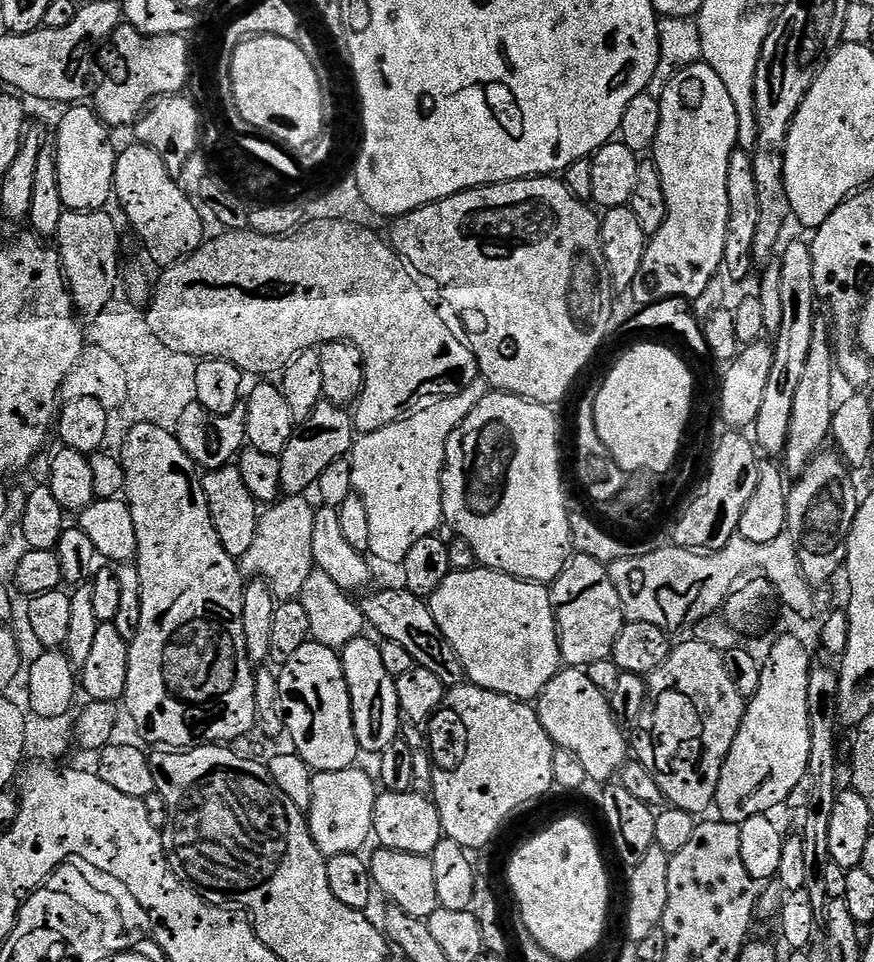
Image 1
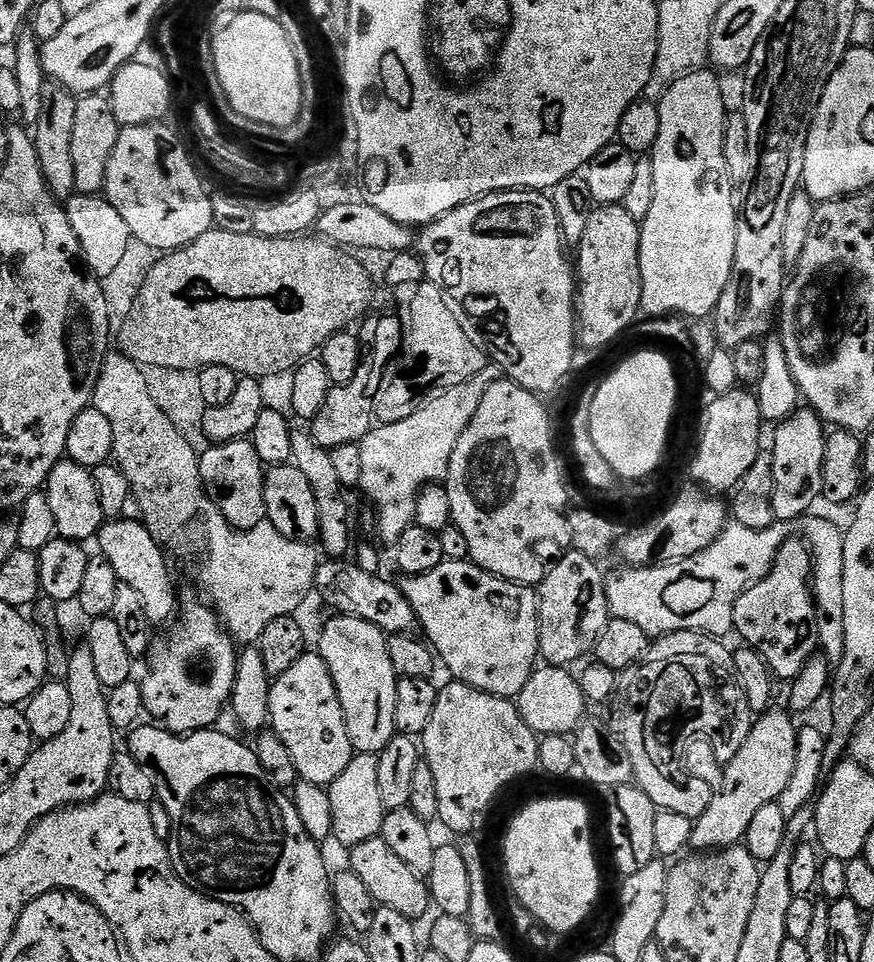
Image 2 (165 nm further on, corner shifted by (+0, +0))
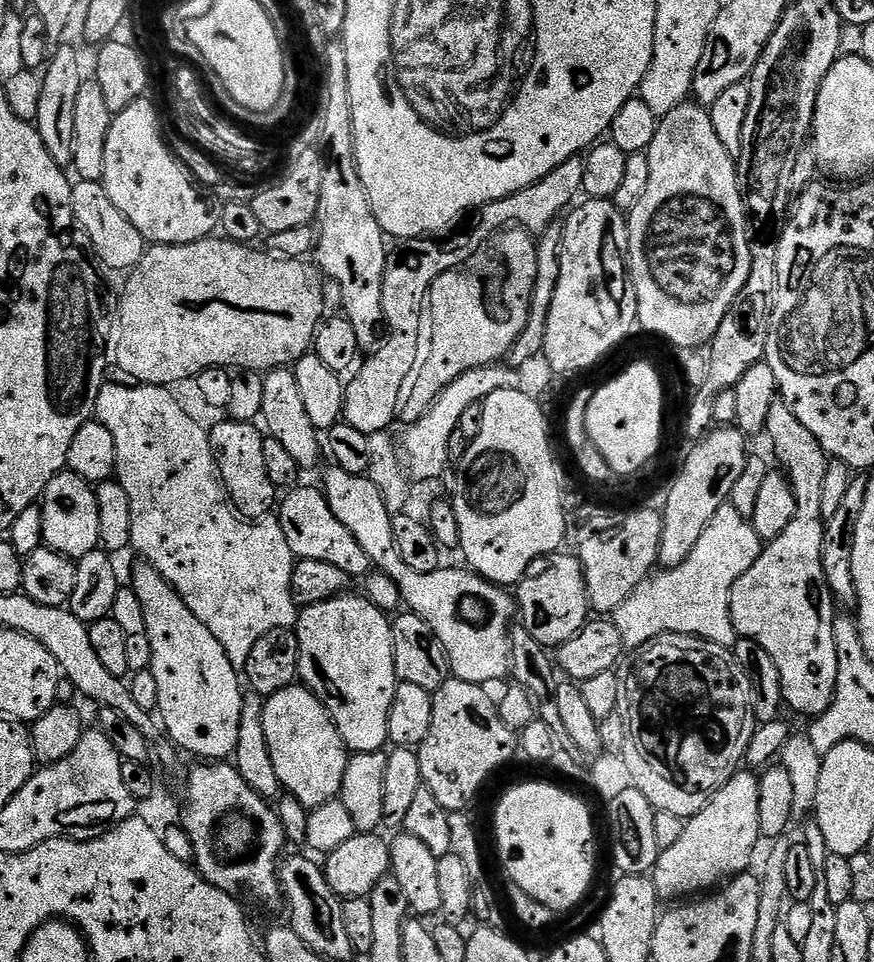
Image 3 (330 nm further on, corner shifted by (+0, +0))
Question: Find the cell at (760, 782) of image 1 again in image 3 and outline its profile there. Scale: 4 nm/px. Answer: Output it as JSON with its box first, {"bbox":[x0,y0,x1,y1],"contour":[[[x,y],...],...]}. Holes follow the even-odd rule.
{"bbox":[650,770,762,901],"contour":[[[741,770],[728,777],[726,786],[713,794],[698,814],[687,817],[682,838],[661,851],[650,873],[661,901],[679,901],[707,893],[753,867],[752,855],[756,852],[756,843],[762,840],[758,826],[759,797],[759,775],[752,770]]]}

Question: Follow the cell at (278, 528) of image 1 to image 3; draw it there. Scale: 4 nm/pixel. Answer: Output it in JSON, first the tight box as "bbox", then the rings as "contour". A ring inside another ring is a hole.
{"bbox":[94,382,298,670],"contour":[[[105,382],[100,387],[94,416],[106,426],[106,430],[110,430],[110,434],[114,434],[114,450],[118,450],[115,479],[119,480],[120,485],[126,490],[126,498],[130,498],[131,551],[136,551],[143,563],[154,566],[154,570],[158,570],[158,574],[162,574],[162,578],[166,582],[170,582],[170,586],[179,594],[182,602],[186,602],[186,606],[190,606],[190,614],[194,614],[194,618],[198,618],[198,622],[202,622],[206,626],[206,630],[210,630],[210,634],[214,634],[214,638],[218,638],[218,642],[222,642],[222,650],[226,650],[232,665],[236,669],[242,670],[246,666],[258,638],[262,638],[262,634],[270,634],[270,630],[278,630],[279,628],[295,629],[298,605],[292,597],[294,557],[290,550],[290,542],[286,542],[286,534],[282,534],[282,526],[279,522],[249,522],[232,507],[228,492],[224,488],[224,479],[220,477],[220,468],[214,458],[214,450],[208,437],[209,429],[198,426],[198,422],[194,422],[194,418],[190,418],[186,414],[186,410],[182,410],[182,406],[178,406],[178,398],[174,398],[171,387],[135,382],[123,383]]]}

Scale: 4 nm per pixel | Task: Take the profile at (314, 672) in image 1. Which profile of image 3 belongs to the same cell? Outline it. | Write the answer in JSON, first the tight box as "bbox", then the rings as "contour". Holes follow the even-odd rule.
{"bbox":[262,683,350,810],"contour":[[[299,683],[278,690],[278,694],[265,699],[262,727],[266,730],[266,746],[270,746],[270,758],[274,761],[274,774],[278,774],[281,789],[287,795],[298,798],[298,802],[310,810],[339,797],[350,753],[318,696]]]}

